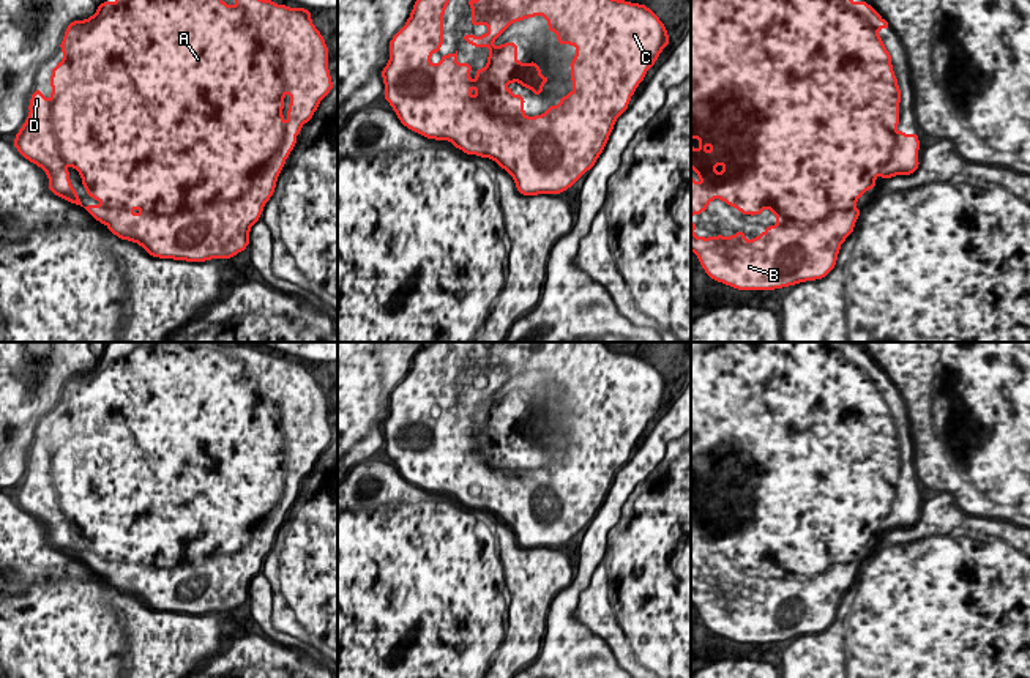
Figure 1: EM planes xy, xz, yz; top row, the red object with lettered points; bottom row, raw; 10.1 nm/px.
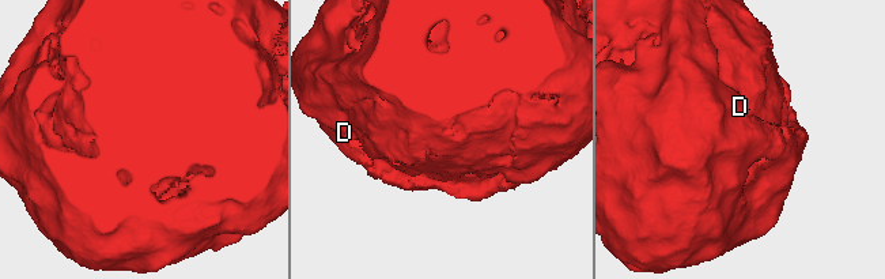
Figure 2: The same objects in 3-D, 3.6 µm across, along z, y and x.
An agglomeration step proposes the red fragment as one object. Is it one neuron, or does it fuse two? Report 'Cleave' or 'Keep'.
Keep

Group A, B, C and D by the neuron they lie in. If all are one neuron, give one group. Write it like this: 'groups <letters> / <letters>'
groups A B C D

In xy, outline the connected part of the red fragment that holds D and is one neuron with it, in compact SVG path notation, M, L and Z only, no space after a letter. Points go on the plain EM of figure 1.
M112 342L117 353L103 355L98 364L85 372L74 374L65 385L60 396L65 408L52 423L52 448L47 453L39 441L32 446L30 467L21 484L16 487L14 500L33 517L39 519L49 530L49 544L55 549L82 558L76 542L71 539L68 519L74 520L80 530L87 547L104 558L84 560L96 574L106 577L109 585L121 593L140 598L150 609L159 612L175 612L188 615L205 615L210 612L230 612L249 598L249 583L259 574L263 558L273 549L276 533L284 516L297 497L301 479L309 475L319 456L333 441L328 424L328 400L323 389L314 380L311 366L304 361L289 361L271 353L254 350L252 345L240 344L233 348L237 355L230 359L219 348L210 348L208 342L189 345L185 342Z

